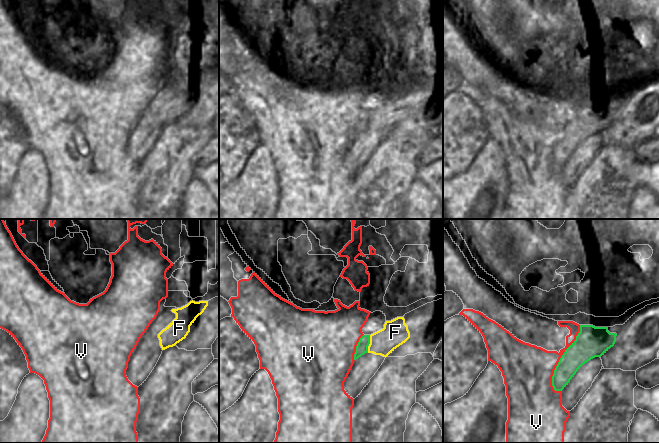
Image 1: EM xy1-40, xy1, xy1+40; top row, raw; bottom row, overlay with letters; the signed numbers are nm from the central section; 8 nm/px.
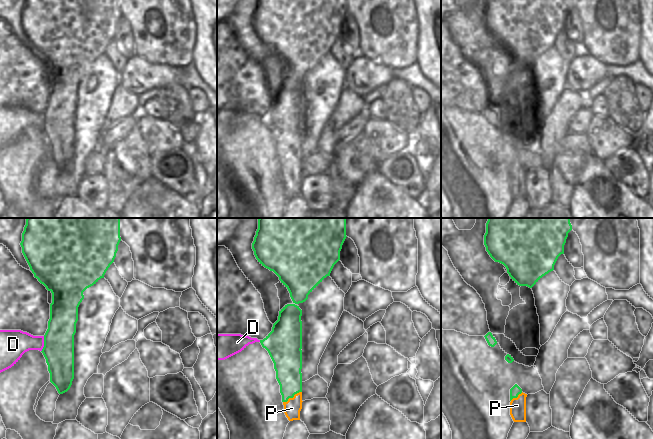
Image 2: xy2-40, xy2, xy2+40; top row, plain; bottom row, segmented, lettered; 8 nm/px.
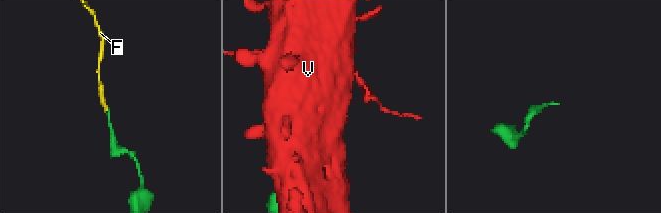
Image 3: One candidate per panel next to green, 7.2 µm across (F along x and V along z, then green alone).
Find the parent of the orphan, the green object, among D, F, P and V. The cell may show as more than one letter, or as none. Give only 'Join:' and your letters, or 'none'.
Join: F

